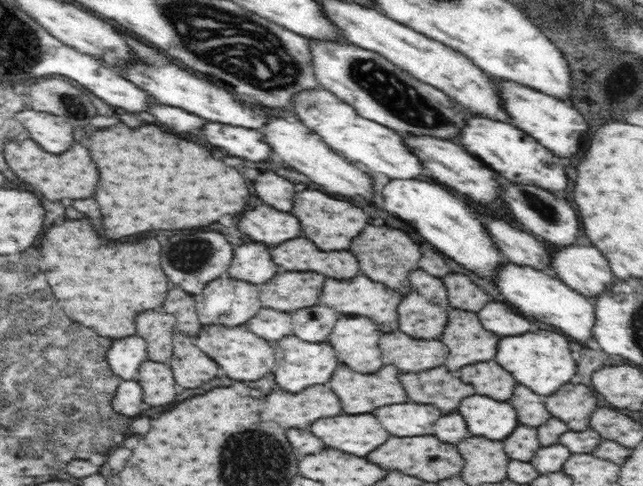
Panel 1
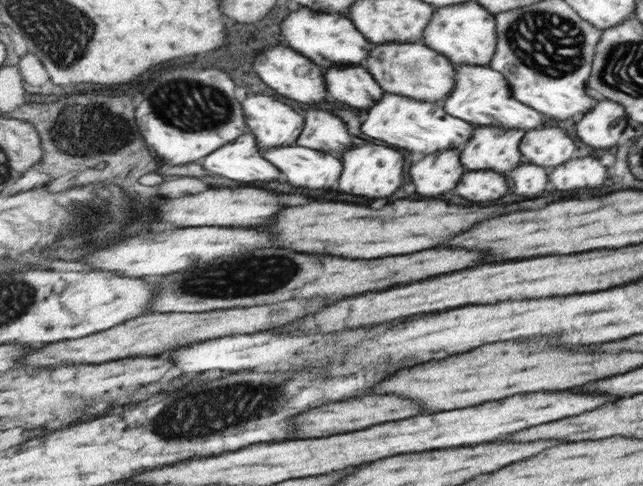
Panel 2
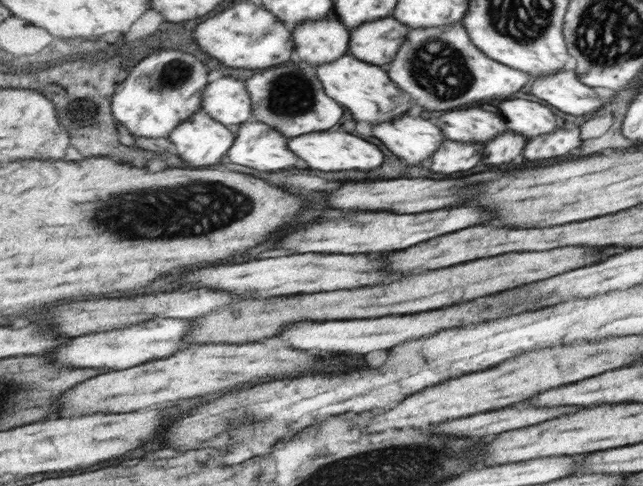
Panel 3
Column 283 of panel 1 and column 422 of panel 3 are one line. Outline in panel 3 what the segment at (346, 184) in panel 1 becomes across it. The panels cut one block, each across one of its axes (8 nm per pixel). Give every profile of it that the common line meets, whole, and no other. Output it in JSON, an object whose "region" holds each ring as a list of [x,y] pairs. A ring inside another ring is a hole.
{"region":[[[398,116],[398,120],[374,124],[372,136],[378,138],[394,156],[418,164],[426,160],[444,140],[438,126],[424,118]]]}

